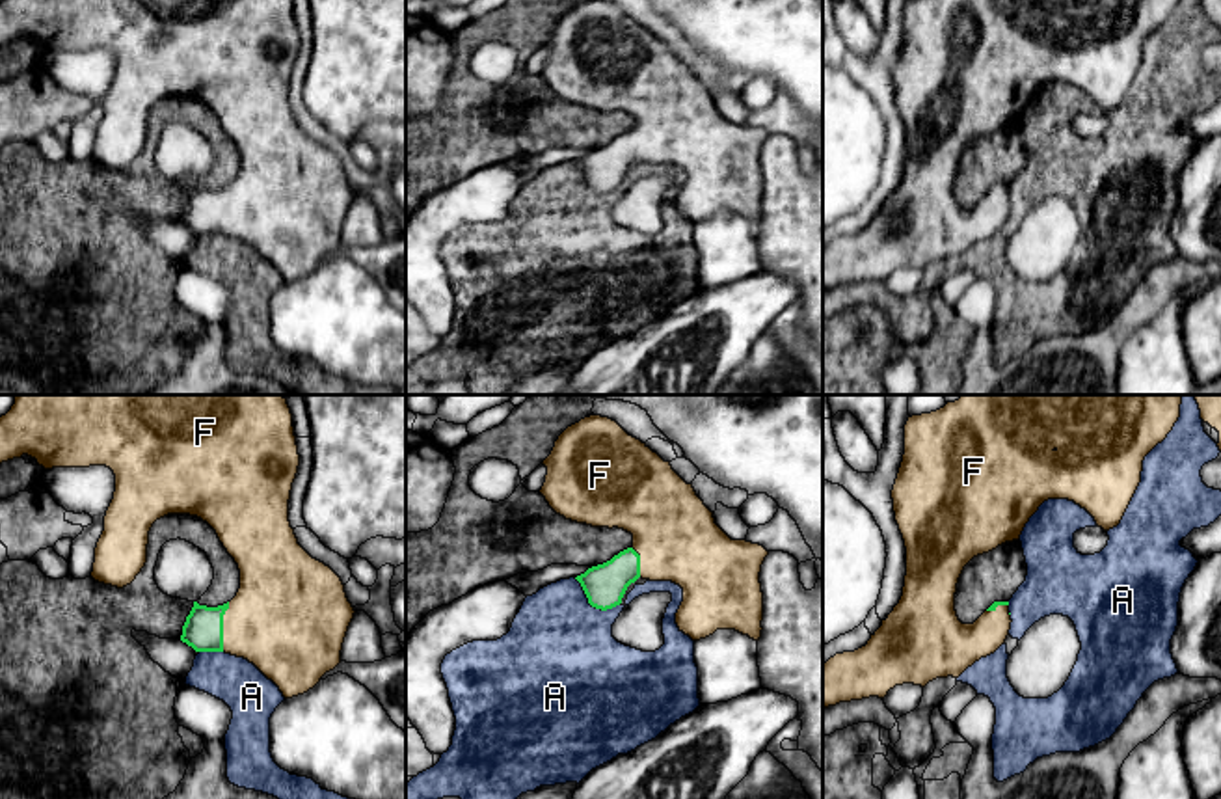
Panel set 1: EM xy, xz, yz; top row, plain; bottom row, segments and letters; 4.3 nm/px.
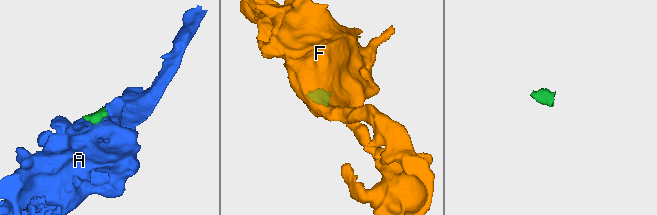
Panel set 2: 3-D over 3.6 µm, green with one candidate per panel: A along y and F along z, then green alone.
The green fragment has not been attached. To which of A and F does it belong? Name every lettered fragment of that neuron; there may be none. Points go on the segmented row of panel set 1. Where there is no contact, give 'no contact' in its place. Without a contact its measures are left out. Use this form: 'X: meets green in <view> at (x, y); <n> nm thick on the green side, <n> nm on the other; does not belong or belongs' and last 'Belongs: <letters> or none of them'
A: meets green in xz at (592, 606); 180 nm thick on the green side, 480 nm on the other; does not belong
F: meets green in xy at (222, 626); 180 nm thick on the green side, 440 nm on the other; belongs
Belongs: F

